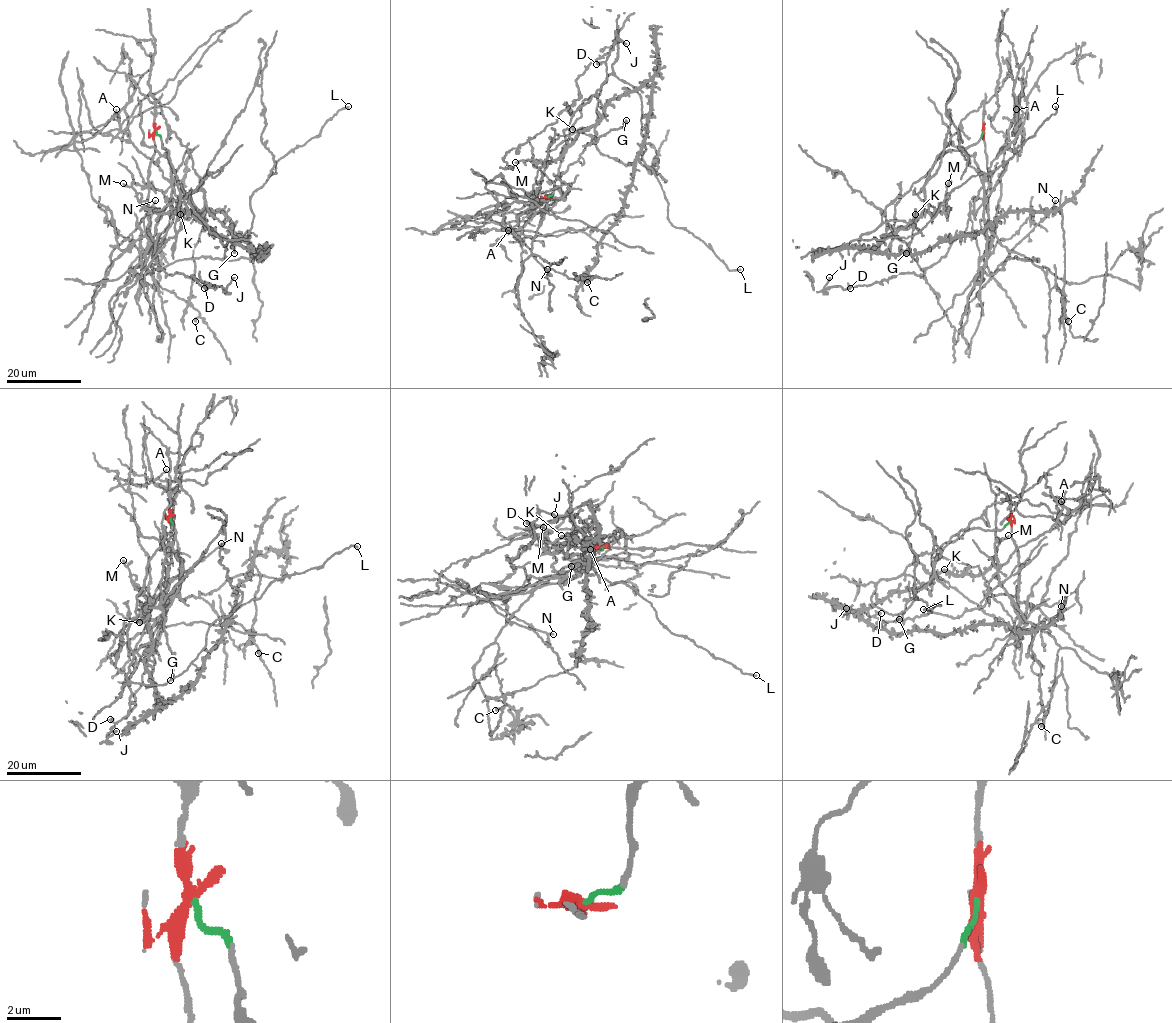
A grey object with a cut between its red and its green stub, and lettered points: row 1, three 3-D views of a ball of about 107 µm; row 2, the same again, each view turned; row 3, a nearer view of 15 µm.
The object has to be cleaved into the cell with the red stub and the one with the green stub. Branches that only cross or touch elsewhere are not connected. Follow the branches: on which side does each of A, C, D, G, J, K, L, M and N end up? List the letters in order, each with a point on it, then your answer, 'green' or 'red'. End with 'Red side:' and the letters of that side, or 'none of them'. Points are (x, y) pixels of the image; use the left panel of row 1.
A: at (116, 109); red
C: at (195, 321); red
D: at (204, 288); red
G: at (234, 253); red
J: at (234, 277); red
K: at (180, 214); green
L: at (348, 106); green
M: at (123, 183); green
N: at (155, 200); red
Red side: A, C, D, G, J, N

